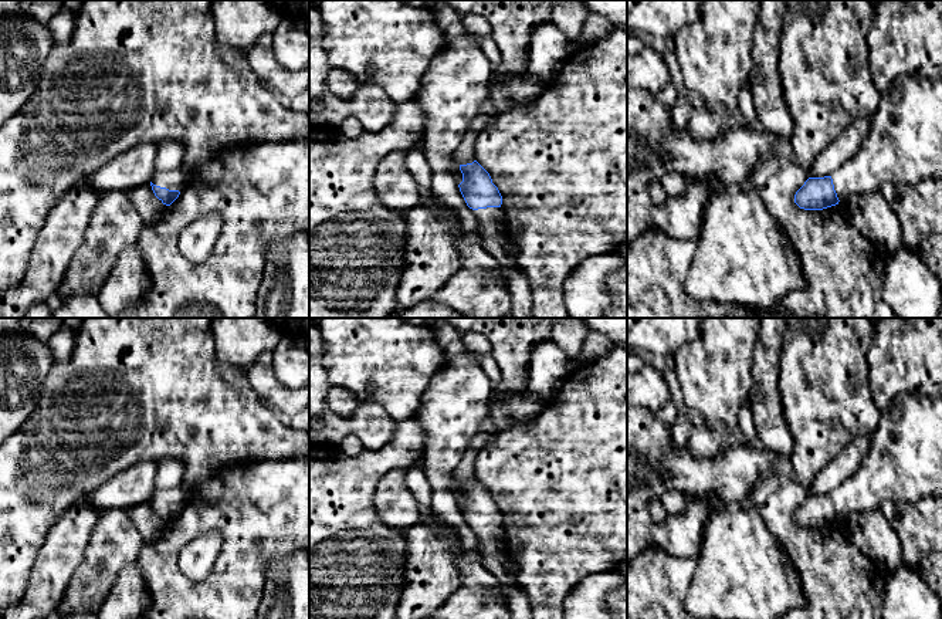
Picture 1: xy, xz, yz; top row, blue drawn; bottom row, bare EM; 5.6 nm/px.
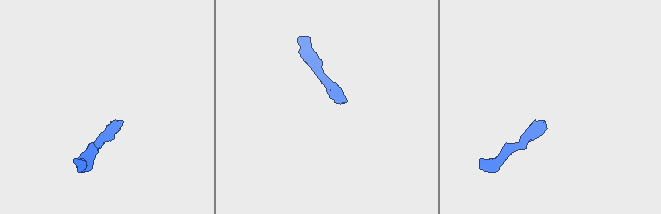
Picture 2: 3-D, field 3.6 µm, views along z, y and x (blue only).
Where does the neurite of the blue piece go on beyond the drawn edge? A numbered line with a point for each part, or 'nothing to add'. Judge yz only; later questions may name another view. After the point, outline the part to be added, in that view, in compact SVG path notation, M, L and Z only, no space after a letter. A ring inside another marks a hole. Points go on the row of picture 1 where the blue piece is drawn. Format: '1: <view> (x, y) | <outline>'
1: yz (904, 145) | M904 75L897 78L874 116L870 133L858 152L831 173L838 200L853 193L877 193L884 183L912 186L925 179L942 179L942 80L924 80Z

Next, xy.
1: xy (178, 179) | M180 168L176 170L156 172L152 179L152 183L160 187L166 187L169 190L183 192L189 183L189 177L190 173Z

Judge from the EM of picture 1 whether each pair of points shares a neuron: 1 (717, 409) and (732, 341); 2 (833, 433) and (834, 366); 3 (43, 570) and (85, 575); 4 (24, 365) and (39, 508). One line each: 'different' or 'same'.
1: same
2: same
3: different
4: different

